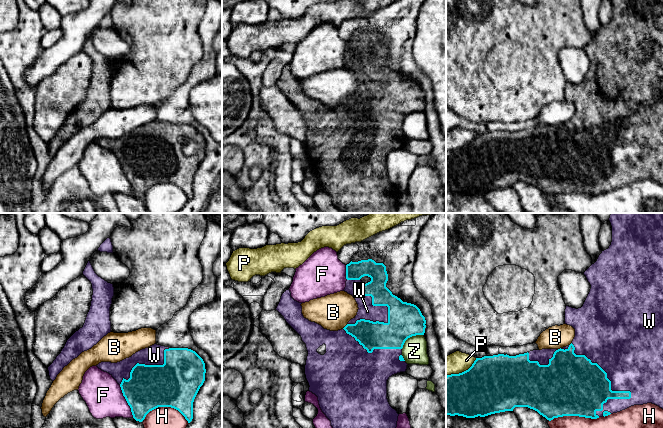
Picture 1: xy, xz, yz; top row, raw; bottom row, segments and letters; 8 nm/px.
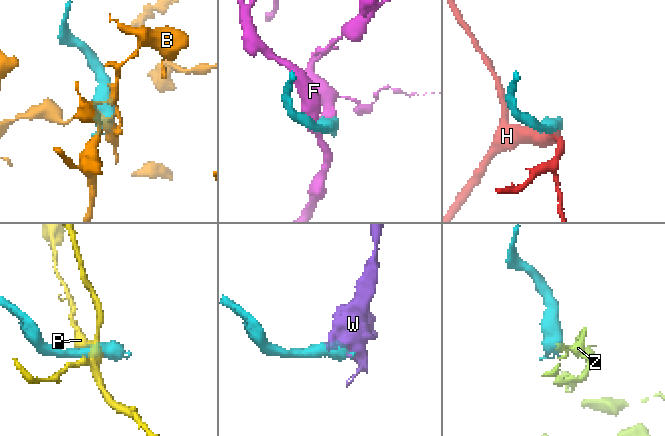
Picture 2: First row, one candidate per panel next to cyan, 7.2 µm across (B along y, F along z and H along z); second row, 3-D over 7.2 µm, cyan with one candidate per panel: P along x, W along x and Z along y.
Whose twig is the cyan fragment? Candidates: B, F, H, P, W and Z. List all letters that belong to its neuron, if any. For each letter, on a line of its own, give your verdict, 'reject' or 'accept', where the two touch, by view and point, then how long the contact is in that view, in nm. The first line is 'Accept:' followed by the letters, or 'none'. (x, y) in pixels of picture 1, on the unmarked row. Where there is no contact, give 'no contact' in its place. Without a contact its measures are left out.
Accept: W
B: reject; contact xz (345, 102); length 60 nm
F: reject; contact xy (126, 176); length 280 nm
H: reject; contact yz (574, 191); length 400 nm
P: reject; contact yz (462, 148); length 280 nm
W: accept; contact yz (606, 149); length 650 nm
Z: reject; contact xz (410, 112); length 220 nm

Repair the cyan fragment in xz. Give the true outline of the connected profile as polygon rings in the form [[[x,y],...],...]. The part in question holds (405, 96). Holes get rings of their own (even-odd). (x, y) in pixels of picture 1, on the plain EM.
[[[372,35],[351,37],[346,41],[346,55],[343,67],[355,74],[359,85],[357,91],[341,106],[330,107],[306,95],[302,90],[302,79],[291,73],[289,65],[282,70],[276,86],[306,120],[308,132],[305,151],[309,167],[318,173],[320,184],[331,197],[333,205],[343,213],[396,213],[399,190],[388,178],[387,156],[394,150],[406,147],[408,140],[402,132],[403,121],[412,112],[424,111],[426,96],[416,81],[403,78],[386,63],[388,50],[383,39],[376,39]]]

